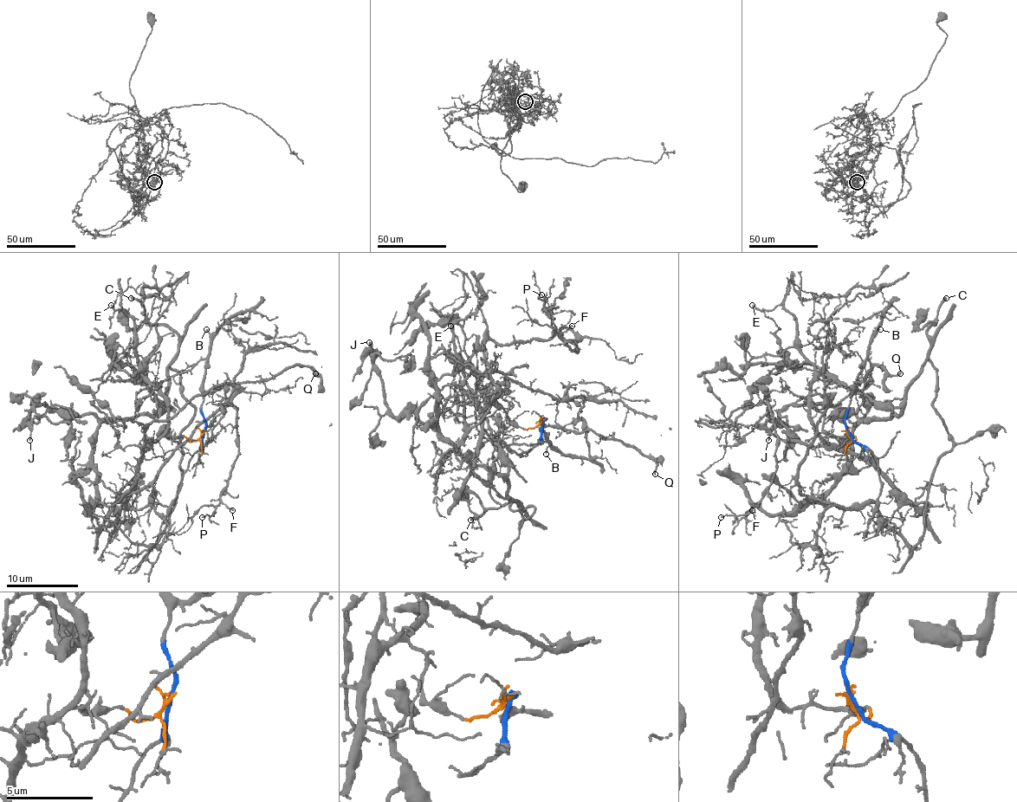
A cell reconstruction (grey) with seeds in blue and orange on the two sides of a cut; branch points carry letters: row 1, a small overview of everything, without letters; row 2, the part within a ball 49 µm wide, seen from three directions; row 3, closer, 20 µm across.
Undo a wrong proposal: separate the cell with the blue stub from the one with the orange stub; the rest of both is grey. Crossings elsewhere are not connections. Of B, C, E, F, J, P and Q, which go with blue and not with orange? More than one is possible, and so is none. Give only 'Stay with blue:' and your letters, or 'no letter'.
Stay with blue: B, C, J, Q

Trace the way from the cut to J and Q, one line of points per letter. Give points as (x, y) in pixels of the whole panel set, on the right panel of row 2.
J: (846, 432), (868, 360), (863, 392), (898, 414), (843, 419), (828, 405), (789, 405), (767, 441)
Q: (846, 432), (846, 409), (857, 382), (875, 365), (880, 365), (889, 374), (900, 372)

